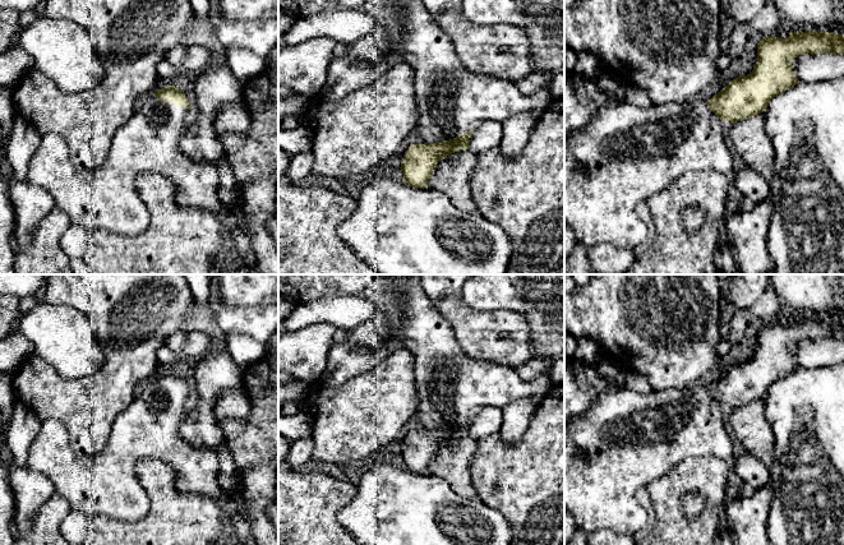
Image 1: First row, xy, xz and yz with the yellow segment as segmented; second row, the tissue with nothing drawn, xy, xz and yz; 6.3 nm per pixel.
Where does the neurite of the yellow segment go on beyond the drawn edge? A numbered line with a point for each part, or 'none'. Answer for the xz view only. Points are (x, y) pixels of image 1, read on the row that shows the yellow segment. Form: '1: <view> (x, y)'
1: xz (450, 100)

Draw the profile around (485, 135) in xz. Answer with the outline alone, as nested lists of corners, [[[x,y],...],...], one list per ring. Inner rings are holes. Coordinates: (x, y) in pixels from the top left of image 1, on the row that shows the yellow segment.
[[[481,121],[472,128],[470,151],[479,154],[492,148],[498,148],[503,138],[503,126],[498,121]]]

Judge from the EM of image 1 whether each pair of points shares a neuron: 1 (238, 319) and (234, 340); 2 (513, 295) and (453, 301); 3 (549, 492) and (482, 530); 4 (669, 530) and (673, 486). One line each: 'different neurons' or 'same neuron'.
1: different neurons
2: different neurons
3: different neurons
4: same neuron

